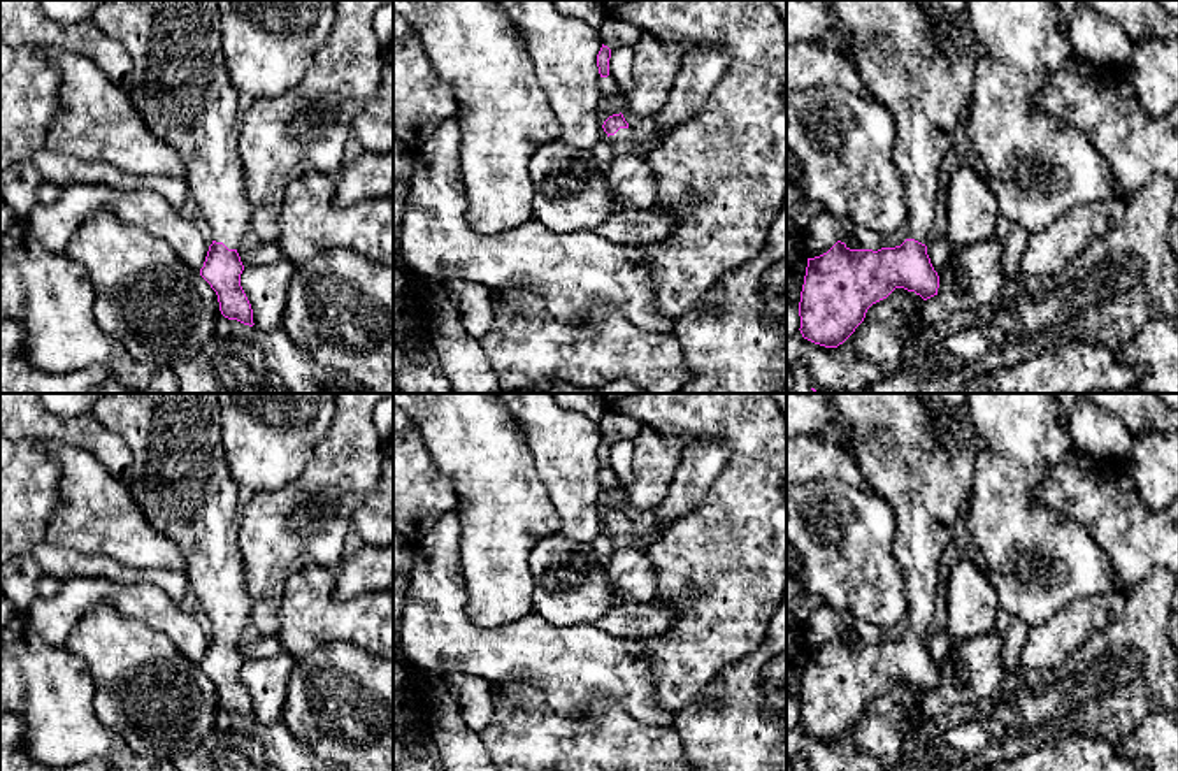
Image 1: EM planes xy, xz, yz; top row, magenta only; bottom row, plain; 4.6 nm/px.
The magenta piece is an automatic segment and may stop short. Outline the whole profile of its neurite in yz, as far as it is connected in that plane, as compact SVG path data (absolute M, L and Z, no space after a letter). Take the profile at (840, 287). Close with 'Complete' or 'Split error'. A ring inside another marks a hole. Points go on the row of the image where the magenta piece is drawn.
M829 0L836 12L839 28L850 37L843 56L857 68L867 90L867 97L885 105L895 119L895 144L892 160L904 179L909 237L895 248L850 249L837 241L827 253L808 258L804 285L799 302L801 334L804 339L837 348L864 321L867 309L887 299L895 288L915 292L923 300L937 295L939 276L927 255L932 239L932 227L937 205L941 162L952 148L953 135L964 121L974 95L976 61L969 53L957 53L952 40L960 33L960 26L916 0Z. Split error

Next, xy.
M105 0L91 21L125 46L133 61L133 86L128 93L133 109L184 162L188 195L211 225L214 239L200 276L216 292L225 318L253 327L253 309L241 286L244 265L237 253L251 227L253 207L239 155L239 91L226 68L216 0Z. Split error

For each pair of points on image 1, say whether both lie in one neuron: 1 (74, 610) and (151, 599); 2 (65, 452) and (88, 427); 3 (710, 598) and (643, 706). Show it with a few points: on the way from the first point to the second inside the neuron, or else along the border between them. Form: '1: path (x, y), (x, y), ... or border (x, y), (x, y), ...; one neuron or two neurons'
1: path (93, 594), (118, 594), (132, 599); one neuron
2: border (41, 439), (60, 439), (85, 448), (106, 469); two neurons
3: border (645, 647), (655, 703), (662, 710), (675, 713); two neurons

